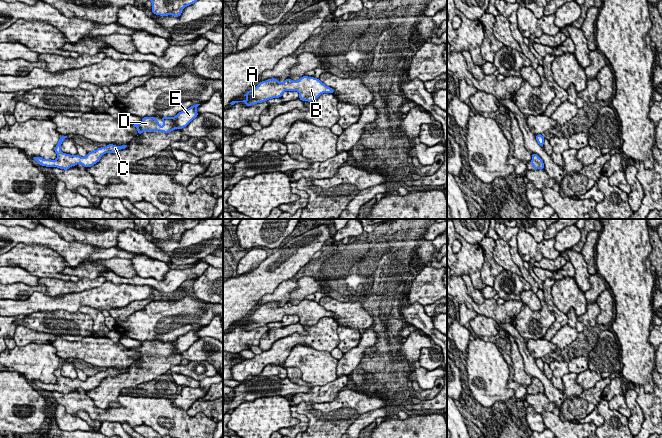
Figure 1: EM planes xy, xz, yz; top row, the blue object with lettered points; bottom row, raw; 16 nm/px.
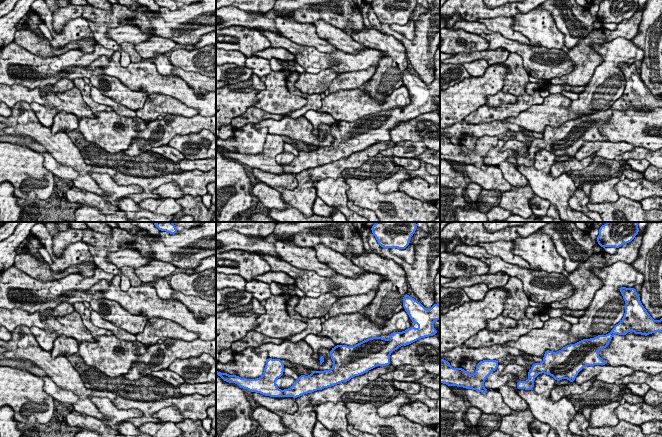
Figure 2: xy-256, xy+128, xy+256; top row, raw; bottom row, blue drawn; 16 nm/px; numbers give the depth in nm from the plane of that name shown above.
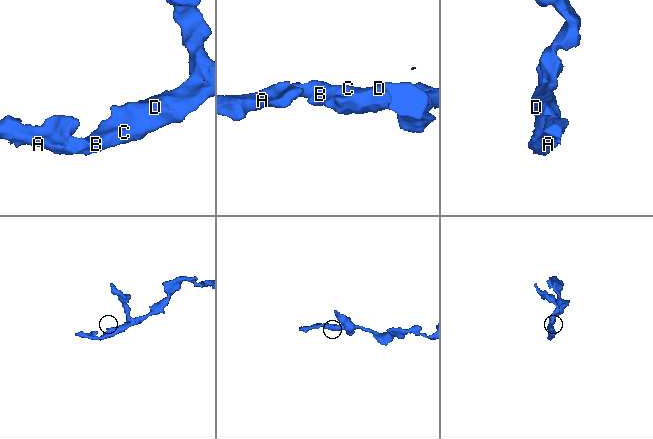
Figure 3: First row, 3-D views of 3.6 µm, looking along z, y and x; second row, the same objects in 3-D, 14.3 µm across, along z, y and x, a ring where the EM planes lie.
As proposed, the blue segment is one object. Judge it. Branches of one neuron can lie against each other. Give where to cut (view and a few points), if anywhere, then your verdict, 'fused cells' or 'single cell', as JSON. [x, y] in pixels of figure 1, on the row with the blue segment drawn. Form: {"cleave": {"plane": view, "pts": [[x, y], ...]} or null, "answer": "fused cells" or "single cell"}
{"cleave": null, "answer": "single cell"}

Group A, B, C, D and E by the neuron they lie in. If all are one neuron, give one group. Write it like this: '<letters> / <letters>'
A B C D E

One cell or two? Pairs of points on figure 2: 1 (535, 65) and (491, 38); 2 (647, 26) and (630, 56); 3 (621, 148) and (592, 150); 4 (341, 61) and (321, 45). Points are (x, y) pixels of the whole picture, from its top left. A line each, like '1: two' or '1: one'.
1: one
2: two
3: one
4: two

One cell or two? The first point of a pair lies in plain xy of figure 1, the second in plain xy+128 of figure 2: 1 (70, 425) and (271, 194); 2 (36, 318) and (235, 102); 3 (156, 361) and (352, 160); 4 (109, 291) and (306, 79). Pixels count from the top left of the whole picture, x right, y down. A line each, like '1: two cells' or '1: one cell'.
1: one cell
2: two cells
3: one cell
4: one cell

